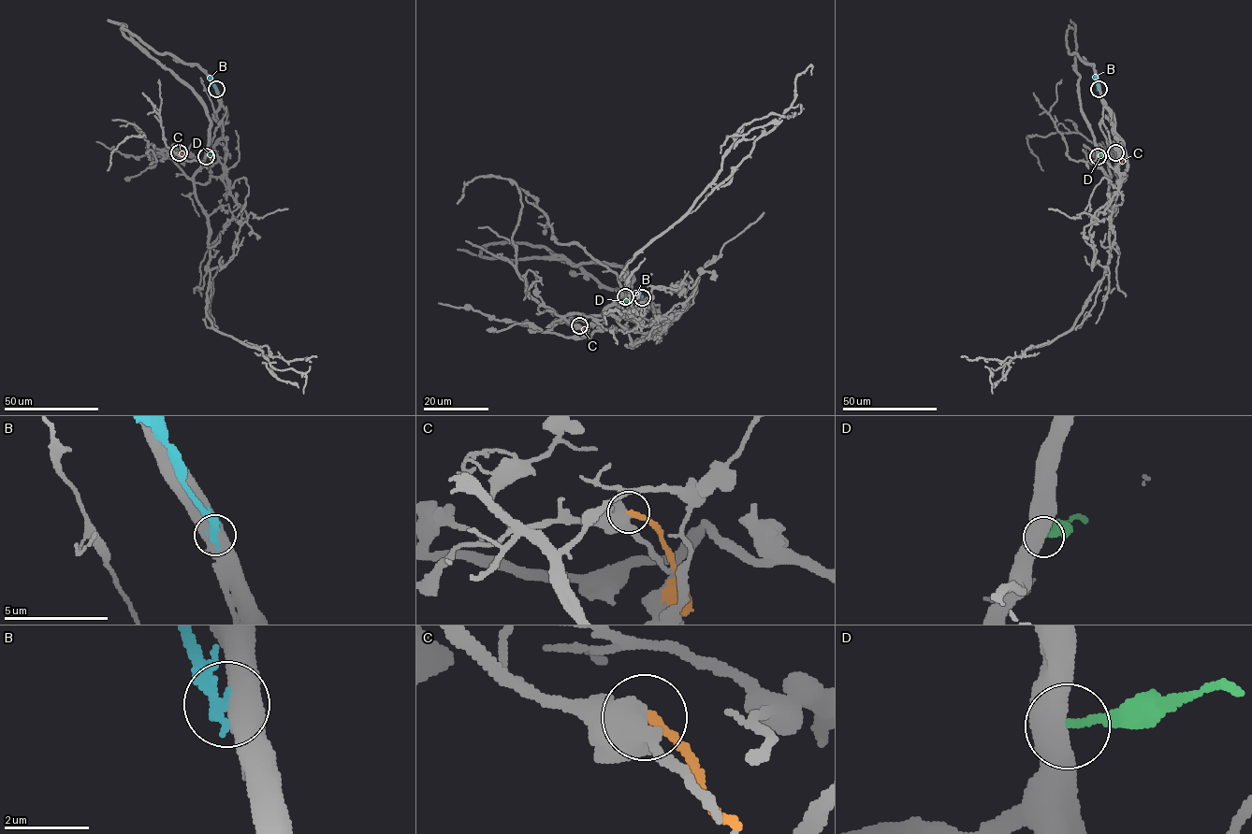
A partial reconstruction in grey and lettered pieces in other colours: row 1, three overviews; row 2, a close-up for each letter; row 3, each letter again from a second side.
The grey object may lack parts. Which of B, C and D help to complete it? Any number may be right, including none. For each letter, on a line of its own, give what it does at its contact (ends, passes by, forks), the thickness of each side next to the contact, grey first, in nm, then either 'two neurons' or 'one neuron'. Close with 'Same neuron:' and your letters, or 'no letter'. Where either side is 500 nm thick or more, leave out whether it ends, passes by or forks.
B: calibres 550 and 340 nm; two neurons
C: calibres 550 and 220 nm; two neurons
D: calibres 500 and 180 nm; two neurons
Same neuron: no letter

